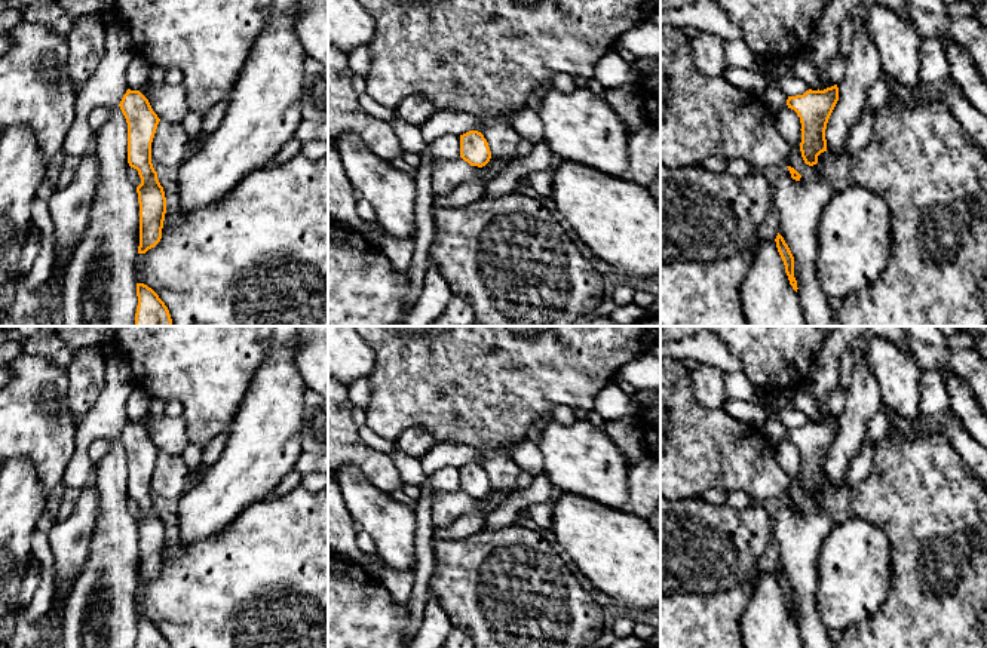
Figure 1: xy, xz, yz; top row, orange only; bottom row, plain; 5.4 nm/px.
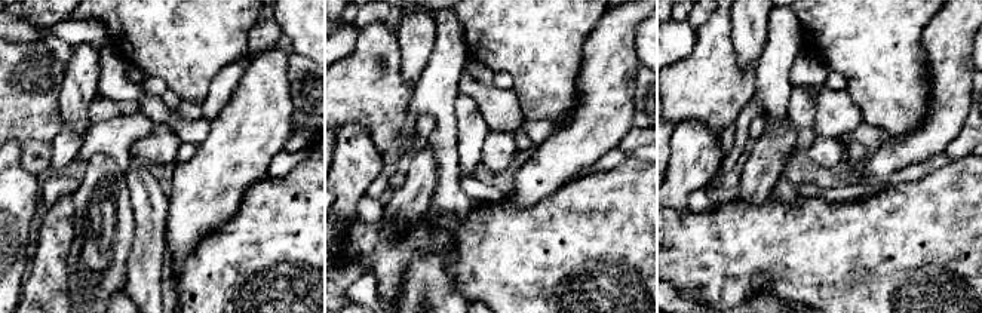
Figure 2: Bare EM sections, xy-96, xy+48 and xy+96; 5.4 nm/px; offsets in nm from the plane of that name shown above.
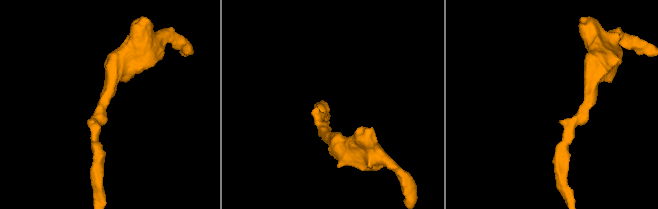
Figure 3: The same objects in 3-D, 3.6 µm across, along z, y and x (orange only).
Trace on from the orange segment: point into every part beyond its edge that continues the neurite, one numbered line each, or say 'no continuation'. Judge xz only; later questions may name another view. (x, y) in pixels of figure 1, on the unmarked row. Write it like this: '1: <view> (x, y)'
no continuation

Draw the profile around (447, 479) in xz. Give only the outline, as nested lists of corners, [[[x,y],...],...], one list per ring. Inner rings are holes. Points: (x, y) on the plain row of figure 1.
[[[453,466],[439,469],[430,476],[430,482],[435,491],[456,492],[460,489],[460,469]]]

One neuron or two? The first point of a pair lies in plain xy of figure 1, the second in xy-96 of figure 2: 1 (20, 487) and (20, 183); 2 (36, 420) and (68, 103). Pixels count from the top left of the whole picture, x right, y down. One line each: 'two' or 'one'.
1: one
2: two

